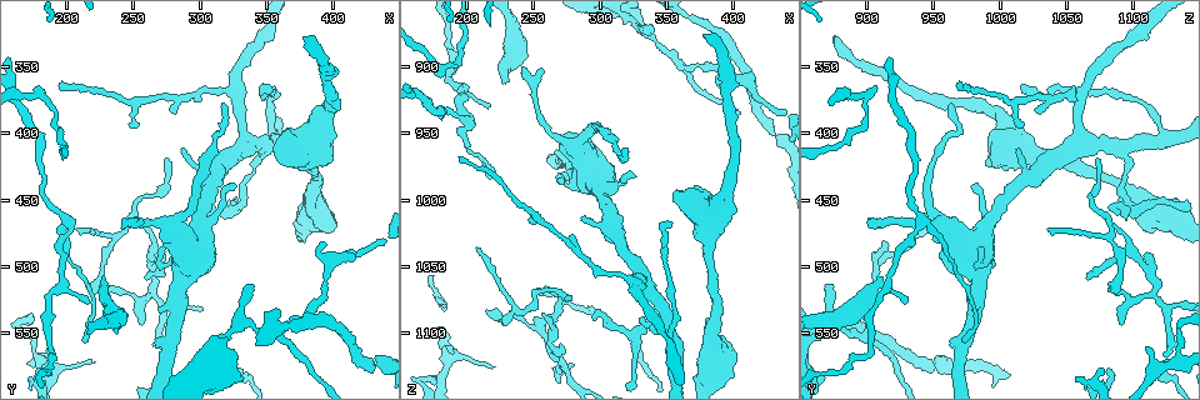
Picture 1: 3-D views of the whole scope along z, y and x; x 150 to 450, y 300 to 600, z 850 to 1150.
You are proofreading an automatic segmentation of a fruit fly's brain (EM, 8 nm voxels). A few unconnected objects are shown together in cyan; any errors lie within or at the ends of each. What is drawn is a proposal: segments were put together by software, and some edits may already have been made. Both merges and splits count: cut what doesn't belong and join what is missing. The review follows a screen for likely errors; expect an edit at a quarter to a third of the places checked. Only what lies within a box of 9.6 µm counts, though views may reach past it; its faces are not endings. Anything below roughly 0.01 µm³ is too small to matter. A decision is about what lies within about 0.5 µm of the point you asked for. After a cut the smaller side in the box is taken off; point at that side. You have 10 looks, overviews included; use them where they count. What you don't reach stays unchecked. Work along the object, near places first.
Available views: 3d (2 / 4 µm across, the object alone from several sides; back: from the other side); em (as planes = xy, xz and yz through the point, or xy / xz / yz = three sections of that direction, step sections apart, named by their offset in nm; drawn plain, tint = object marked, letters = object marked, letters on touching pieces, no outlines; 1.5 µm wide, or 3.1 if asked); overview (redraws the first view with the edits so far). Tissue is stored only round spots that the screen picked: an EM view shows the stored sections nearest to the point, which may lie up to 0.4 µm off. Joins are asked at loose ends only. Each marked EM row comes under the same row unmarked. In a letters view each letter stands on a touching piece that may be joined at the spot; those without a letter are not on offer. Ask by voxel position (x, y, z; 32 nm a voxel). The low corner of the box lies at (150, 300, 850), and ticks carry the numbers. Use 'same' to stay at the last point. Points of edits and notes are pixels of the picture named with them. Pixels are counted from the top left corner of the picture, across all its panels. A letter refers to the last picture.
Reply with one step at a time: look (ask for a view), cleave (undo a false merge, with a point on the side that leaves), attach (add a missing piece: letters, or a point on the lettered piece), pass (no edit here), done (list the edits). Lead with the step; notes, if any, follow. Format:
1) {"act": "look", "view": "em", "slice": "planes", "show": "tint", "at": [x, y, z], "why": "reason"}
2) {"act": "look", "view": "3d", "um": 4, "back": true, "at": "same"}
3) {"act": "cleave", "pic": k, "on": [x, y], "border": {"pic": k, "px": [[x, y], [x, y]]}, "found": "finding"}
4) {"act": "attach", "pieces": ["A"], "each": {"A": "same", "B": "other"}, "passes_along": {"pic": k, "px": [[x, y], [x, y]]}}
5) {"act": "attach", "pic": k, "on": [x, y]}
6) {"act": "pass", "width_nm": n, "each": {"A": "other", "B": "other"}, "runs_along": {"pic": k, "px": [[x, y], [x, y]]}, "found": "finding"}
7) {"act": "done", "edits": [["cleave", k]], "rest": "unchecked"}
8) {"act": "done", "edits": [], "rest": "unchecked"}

{"act": "look", "view": "em", "slice": "planes", "show": "letters", "at": [340, 516, 874], "why": "free end"}

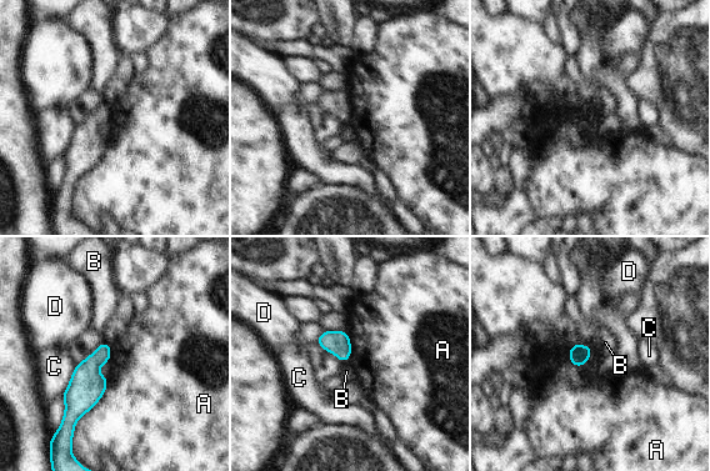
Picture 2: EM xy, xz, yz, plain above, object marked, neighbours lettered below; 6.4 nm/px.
{"act": "pass", "each": {"A": "other", "B": "other", "C": "other", "D": "other"}, "border": {"pic": 2, "px": [[106, 377], [103, 396], [73, 435]]}, "found": "none of them fits"}

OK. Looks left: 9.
{"act": "look", "view": "3d", "um": 4, "at": [392, 482, 910], "why": "branch stops here"}

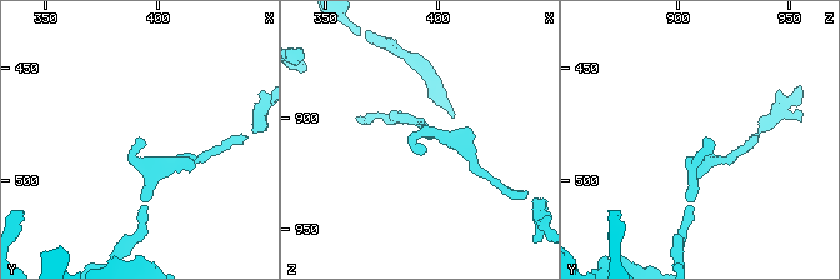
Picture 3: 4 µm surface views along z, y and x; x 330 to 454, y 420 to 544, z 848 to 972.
{"act": "look", "view": "em", "slice": "yz", "step": 8, "show": "letters", "at": [392, 482, 912]}

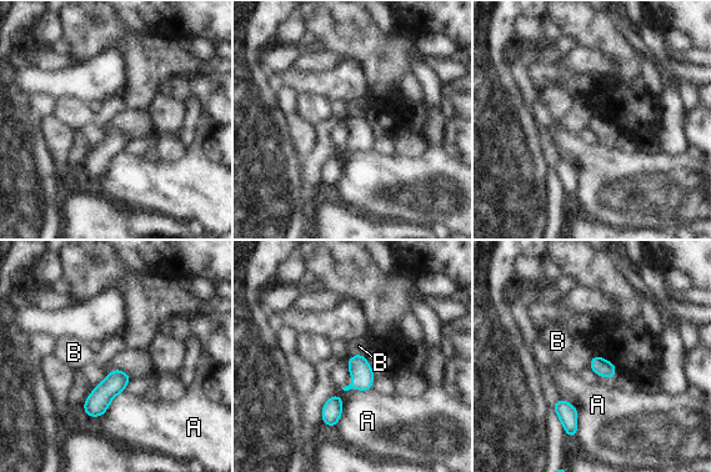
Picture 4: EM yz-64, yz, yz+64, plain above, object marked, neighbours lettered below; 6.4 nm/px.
{"act": "look", "view": "em", "slice": "planes", "show": "letters", "at": "same", "why": "cut it another way"}

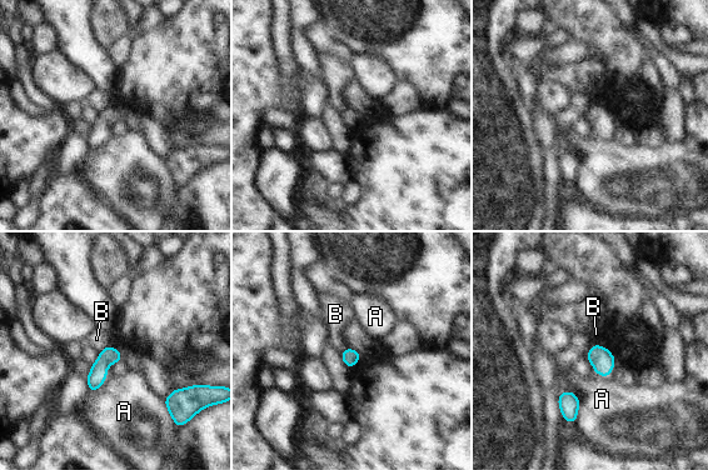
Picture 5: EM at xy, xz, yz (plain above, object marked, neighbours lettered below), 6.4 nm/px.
{"act": "pass", "width_nm": 100, "each": {"A": "other", "B": "other"}, "border": {"pic": 5, "px": [[109, 344], [99, 353]]}, "found": "none of them fits"}

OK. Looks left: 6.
{"act": "look", "view": "3d", "um": 2, "back": true, "at": [226, 508, 906], "why": "an open end"}

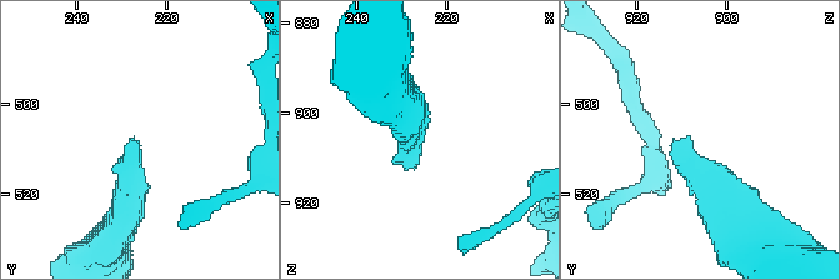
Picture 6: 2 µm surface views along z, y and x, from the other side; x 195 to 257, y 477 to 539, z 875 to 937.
{"act": "look", "view": "em", "slice": "planes", "show": "letters", "at": [227, 507, 908]}

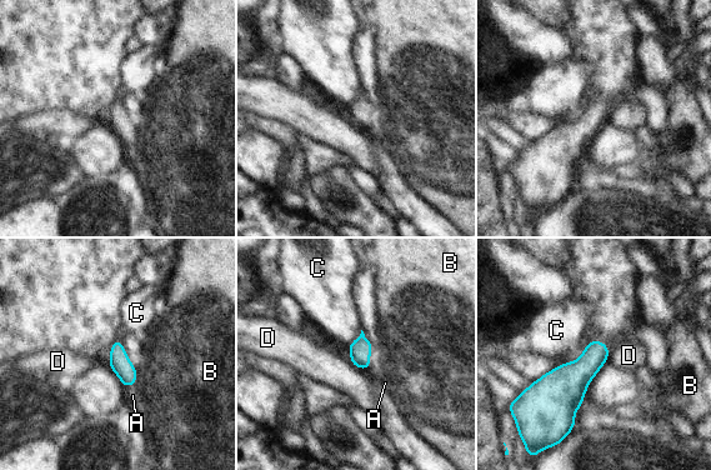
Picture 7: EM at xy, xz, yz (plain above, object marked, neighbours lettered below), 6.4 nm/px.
{"act": "pass", "each": {"A": "other", "B": "other", "C": "other", "D": "other"}, "border": {"pic": 7, "px": [[584, 349], [575, 360], [557, 366]]}, "found": "no lettered piece goes on from it"}

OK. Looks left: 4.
{"act": "look", "view": "em", "slice": "yz", "step": 4, "show": "letters", "at": [194, 364, 970]}

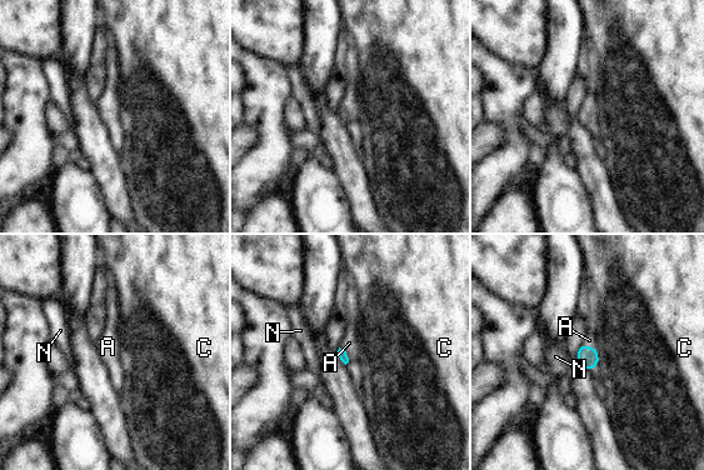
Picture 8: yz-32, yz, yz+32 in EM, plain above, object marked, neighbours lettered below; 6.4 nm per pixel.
{"act": "attach", "pieces": ["A"], "each": {"A": "same", "C": "other", "N": "other"}, "passes_along": {"pic": 8, "px": [[341, 353], [346, 355], [349, 343]]}, "found": "the cell continues"}

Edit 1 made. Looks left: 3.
{"act": "done", "edits": [["attach", 8]], "rest": "unchecked"}

